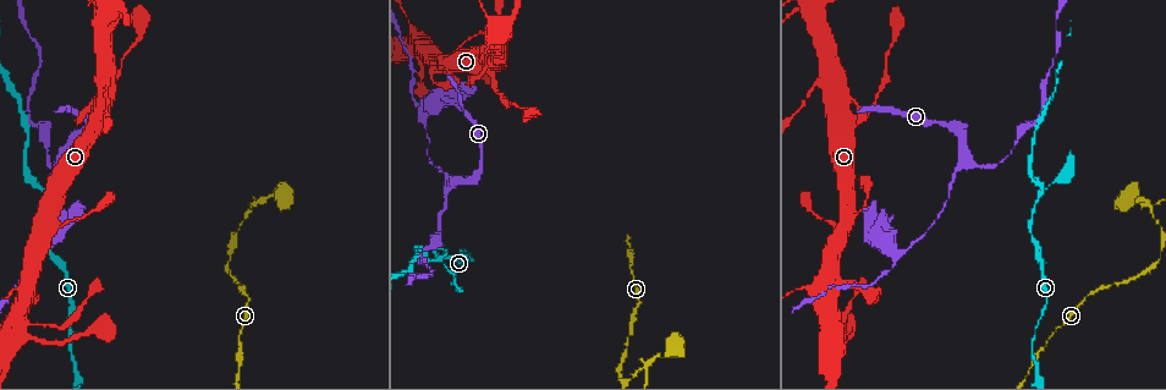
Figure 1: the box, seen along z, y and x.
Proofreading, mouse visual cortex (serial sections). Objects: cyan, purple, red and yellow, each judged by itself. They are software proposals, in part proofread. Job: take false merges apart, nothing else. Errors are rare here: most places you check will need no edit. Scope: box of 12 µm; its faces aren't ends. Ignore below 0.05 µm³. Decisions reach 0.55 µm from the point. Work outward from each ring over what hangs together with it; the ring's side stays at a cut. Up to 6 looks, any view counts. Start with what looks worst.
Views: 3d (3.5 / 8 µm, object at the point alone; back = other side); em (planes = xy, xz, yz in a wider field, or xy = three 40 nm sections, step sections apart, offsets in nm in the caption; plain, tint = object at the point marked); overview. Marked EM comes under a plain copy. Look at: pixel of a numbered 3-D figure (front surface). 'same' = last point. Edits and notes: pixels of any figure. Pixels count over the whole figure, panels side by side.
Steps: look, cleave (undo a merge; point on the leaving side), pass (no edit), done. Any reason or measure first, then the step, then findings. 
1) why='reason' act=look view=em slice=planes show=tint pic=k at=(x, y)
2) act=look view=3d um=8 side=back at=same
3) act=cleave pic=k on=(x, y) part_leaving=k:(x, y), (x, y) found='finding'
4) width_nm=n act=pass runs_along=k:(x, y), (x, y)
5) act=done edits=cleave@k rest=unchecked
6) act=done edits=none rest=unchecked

why='abrupt turn' act=look view=3d um=8 pic=1 at=(256, 204)

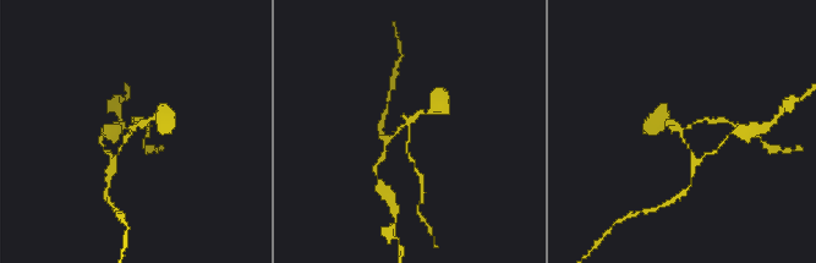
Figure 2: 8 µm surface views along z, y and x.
act=look view=em slice=planes show=tint pic=2 at=(134, 129)

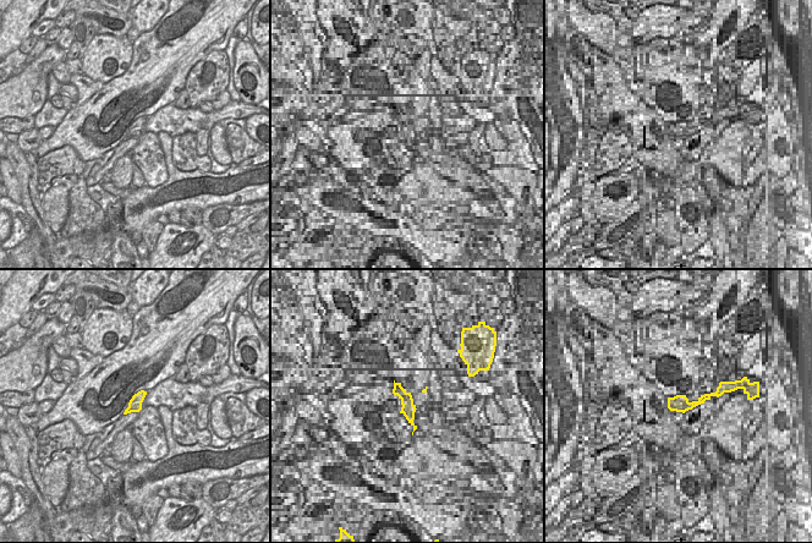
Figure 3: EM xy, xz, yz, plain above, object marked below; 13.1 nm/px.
act=cleave pic=2 on=(710, 121) found='two cells meet here'

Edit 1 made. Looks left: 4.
act=look view=overview

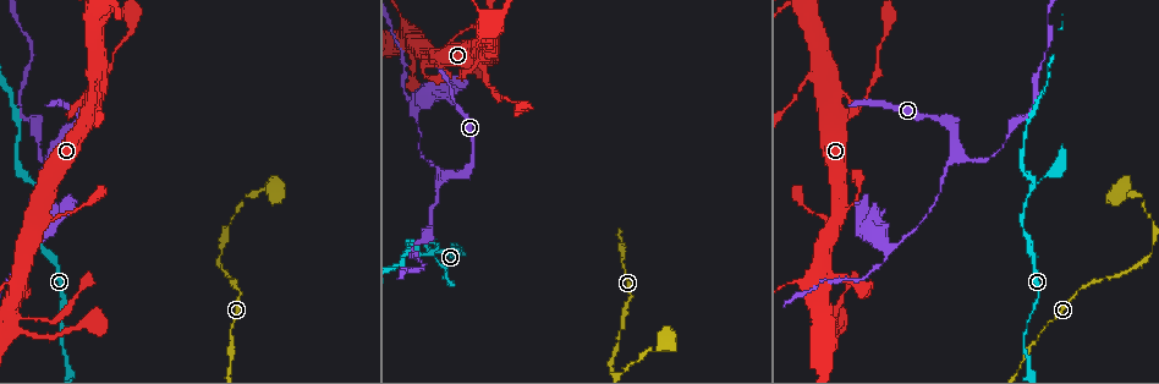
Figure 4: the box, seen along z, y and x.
why='thick turns thin' act=look view=3d um=3.5 pic=4 at=(46, 156)

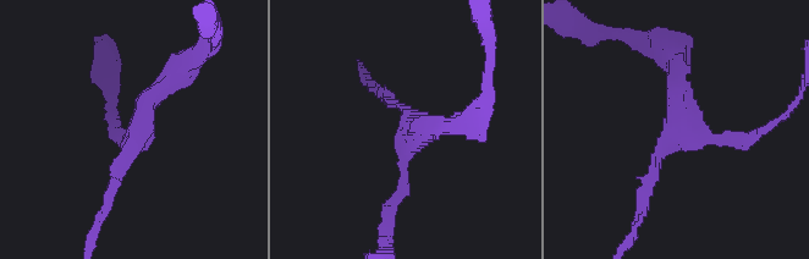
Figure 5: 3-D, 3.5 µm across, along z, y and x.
arms=3 arm_widths_nm=150,200,250 act=look view=em slice=xy step=2 show=tint pic=5 at=(677, 133)

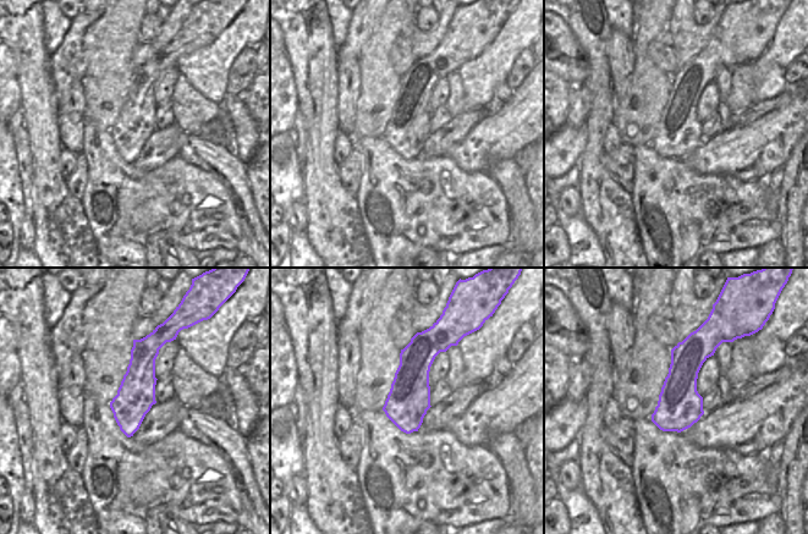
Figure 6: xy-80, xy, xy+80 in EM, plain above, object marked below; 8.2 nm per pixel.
why='cut it another way' act=look view=em slice=planes show=tint at=same

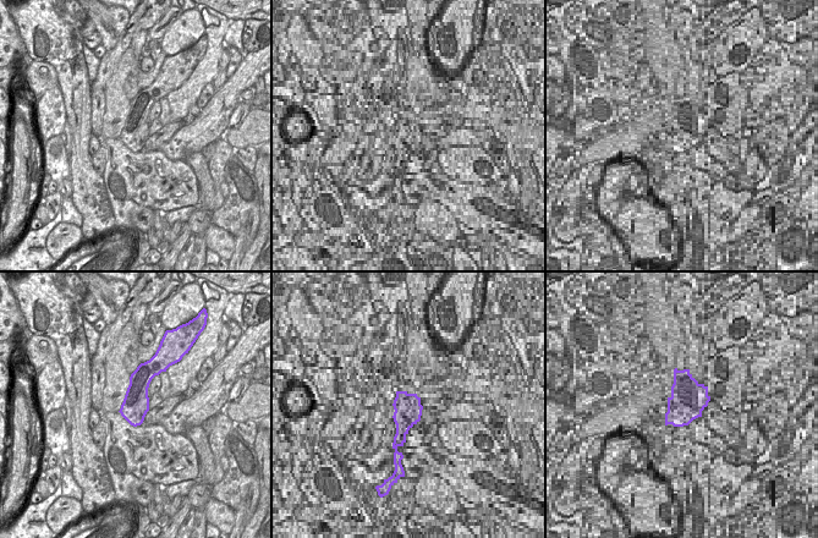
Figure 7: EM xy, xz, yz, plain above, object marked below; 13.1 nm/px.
act=pass found='all the same cell'

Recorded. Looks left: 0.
act=done edits=cleave@2 rest=unchecked

